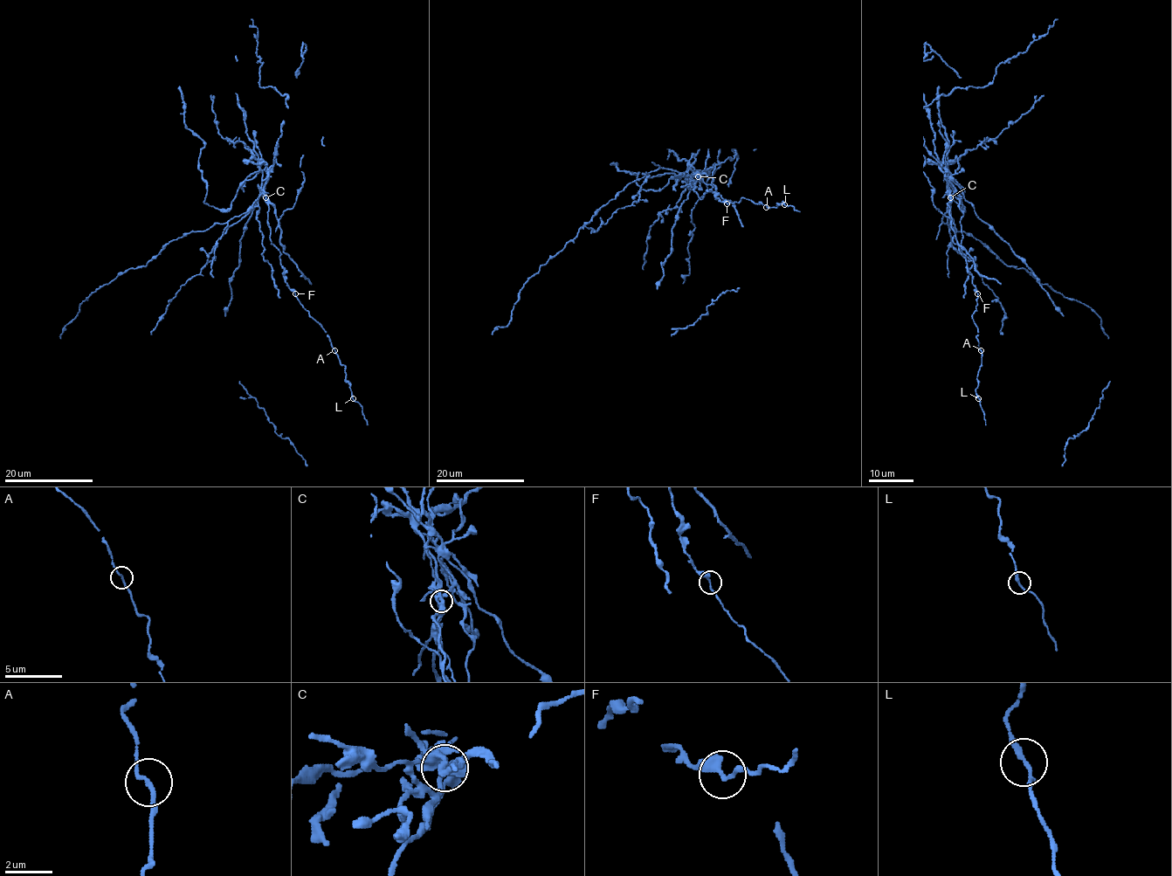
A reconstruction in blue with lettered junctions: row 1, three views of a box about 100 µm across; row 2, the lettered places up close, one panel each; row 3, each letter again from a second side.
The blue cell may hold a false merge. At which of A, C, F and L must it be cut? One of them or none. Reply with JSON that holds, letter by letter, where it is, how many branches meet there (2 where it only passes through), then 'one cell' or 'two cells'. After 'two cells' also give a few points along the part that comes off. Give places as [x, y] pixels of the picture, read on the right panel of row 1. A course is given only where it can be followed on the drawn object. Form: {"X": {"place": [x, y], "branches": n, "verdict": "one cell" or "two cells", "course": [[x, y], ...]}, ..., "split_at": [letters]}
{"A": {"place": [981, 350], "branches": 2, "verdict": "one cell"}, "C": {"place": [950, 197], "branches": 2, "verdict": "two cells", "course": [[950, 197], [944, 224], [968, 232], [1003, 263], [1024, 268], [1041, 284], [1091, 308], [1108, 338]]}, "F": {"place": [977, 293], "branches": 2, "verdict": "one cell"}, "L": {"place": [978, 398], "branches": 2, "verdict": "one cell"}, "split_at": ["C"]}

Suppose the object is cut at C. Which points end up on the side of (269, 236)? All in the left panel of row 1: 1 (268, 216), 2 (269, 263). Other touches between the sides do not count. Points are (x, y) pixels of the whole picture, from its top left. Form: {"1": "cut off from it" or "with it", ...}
{"1": "with it", "2": "cut off from it"}

